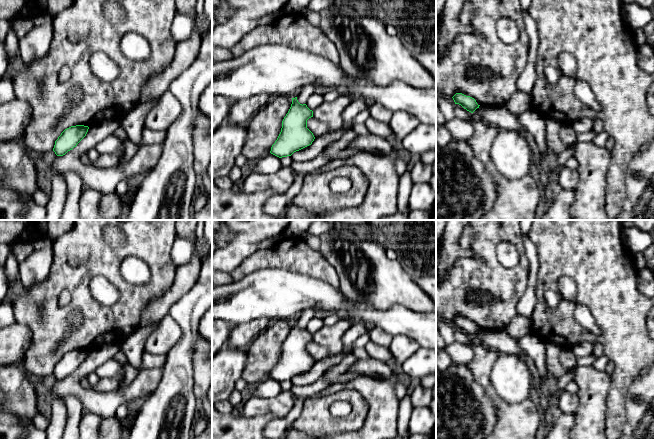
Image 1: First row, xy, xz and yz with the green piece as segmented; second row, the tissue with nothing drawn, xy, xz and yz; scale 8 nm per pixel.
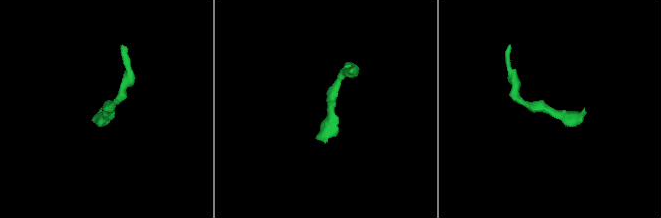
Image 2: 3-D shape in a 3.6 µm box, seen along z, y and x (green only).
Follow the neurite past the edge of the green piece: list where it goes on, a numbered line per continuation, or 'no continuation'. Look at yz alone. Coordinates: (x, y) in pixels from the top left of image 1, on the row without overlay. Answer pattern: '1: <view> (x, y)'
no continuation

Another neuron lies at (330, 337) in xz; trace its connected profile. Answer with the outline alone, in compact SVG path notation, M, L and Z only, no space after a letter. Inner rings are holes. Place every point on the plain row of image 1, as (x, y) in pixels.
M340 319L332 326L323 326L313 335L313 341L329 350L328 357L337 356L343 350L342 337L351 326L351 321Z

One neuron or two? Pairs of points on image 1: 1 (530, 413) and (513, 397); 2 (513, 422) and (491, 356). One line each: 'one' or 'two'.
1: two
2: one

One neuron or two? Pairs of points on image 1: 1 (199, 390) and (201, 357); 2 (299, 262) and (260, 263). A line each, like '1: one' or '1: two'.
1: one
2: one

